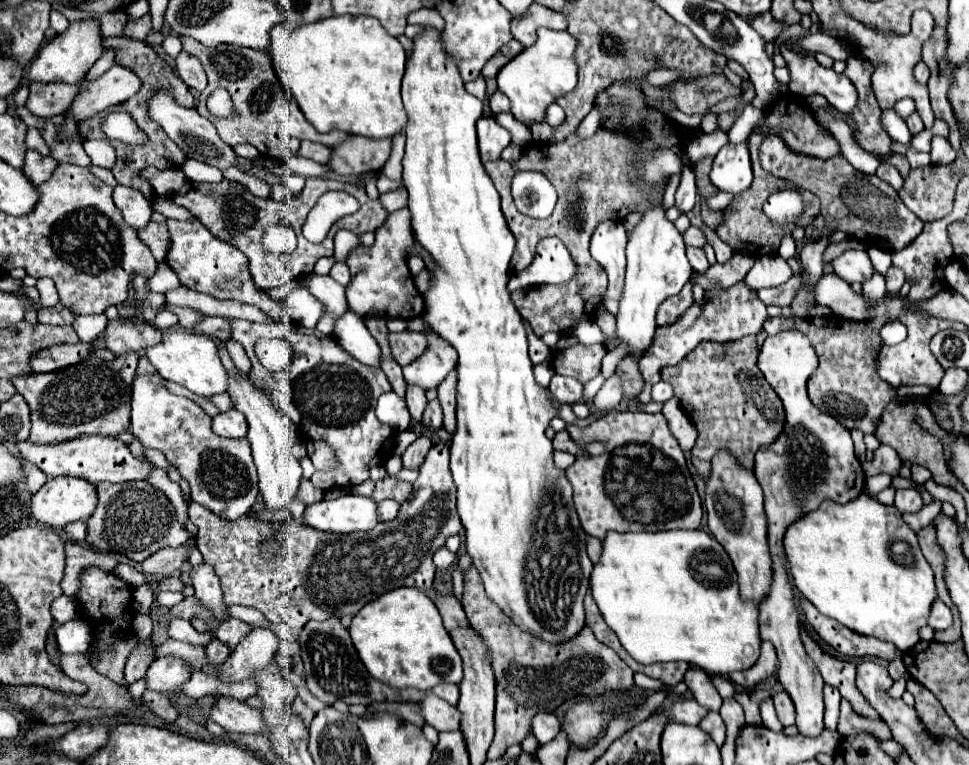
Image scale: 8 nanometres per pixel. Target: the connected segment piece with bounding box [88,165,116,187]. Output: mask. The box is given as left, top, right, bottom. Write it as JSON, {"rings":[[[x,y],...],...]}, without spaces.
{"rings":[[[90,165],[88,167],[90,169],[90,173],[92,175],[96,175],[100,181],[104,181],[106,185],[110,185],[110,187],[114,187],[116,185],[116,179],[112,177],[112,171],[110,169],[102,169],[102,167],[94,167],[94,165]]]}

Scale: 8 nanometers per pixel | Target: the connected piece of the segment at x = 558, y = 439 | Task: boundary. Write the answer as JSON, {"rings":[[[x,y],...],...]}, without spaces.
{"rings":[[[558,431],[556,437],[554,437],[554,449],[558,451],[566,451],[566,453],[572,453],[572,455],[580,455],[582,451],[578,449],[578,445],[570,439],[568,431]]]}

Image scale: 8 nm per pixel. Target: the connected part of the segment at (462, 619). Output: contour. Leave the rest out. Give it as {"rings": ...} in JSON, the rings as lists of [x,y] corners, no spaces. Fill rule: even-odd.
{"rings":[[[448,593],[448,595],[438,595],[434,603],[436,603],[436,607],[438,607],[440,615],[442,615],[442,621],[444,621],[444,627],[446,627],[446,629],[454,629],[454,627],[464,627],[464,625],[468,625],[466,613],[464,613],[460,601],[458,601],[452,593]]]}

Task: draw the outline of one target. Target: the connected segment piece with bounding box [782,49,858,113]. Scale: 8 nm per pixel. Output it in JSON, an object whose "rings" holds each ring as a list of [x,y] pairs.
{"rings":[[[784,49],[782,57],[786,59],[786,67],[790,71],[788,89],[792,93],[802,97],[820,93],[842,113],[850,113],[856,107],[856,87],[852,81],[848,81],[846,75],[838,75],[832,69],[822,67],[814,55],[802,55],[798,51]]]}

